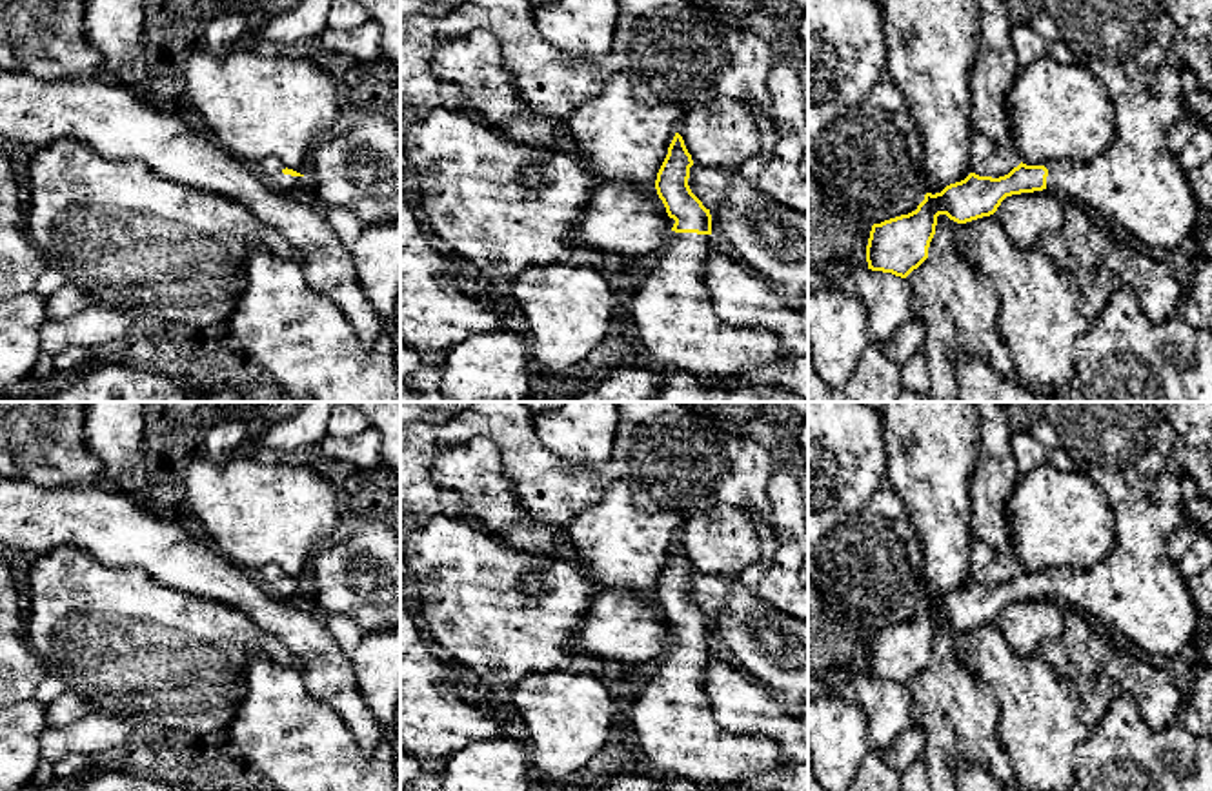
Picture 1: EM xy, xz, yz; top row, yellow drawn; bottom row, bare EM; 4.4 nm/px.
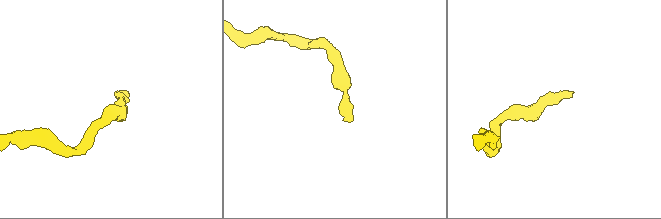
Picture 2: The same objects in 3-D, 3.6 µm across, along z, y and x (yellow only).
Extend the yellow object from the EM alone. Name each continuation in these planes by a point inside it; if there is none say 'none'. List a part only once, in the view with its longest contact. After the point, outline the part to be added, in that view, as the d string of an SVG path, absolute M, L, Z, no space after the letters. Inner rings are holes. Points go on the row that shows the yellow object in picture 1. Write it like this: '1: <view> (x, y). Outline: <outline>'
1: xz (672, 311). Outline: M672 231L659 265L631 295L639 340L666 373L732 378L779 364L786 351L764 327L732 327L717 315L704 282L712 235Z

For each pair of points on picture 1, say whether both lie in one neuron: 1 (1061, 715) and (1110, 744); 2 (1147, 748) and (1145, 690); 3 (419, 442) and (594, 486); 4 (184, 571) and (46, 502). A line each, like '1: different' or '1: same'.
1: different
2: different
3: same
4: same

